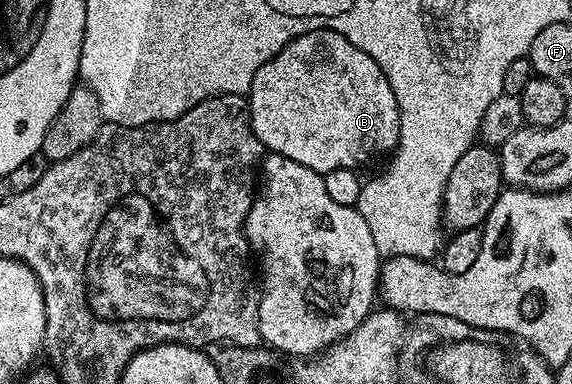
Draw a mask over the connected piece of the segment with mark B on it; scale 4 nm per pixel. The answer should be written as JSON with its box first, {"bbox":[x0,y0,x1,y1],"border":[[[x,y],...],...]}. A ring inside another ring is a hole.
{"bbox":[246,44,400,175],"border":[[[304,44],[284,46],[282,52],[278,52],[270,60],[266,60],[263,70],[254,72],[252,86],[248,89],[246,95],[252,127],[265,151],[269,154],[286,156],[286,160],[294,160],[296,163],[304,165],[305,168],[314,168],[314,172],[322,175],[335,169],[350,169],[356,172],[360,170],[359,166],[364,166],[367,162],[382,157],[383,154],[385,156],[391,155],[400,139],[398,100],[394,100],[394,88],[390,88],[390,82],[386,80],[386,76],[382,76],[382,68],[378,68],[378,64],[374,64],[373,58],[366,56],[366,52],[362,52],[362,48],[354,48],[347,44],[336,44],[340,46],[332,46],[329,50],[323,50],[320,46],[300,45]]]}

